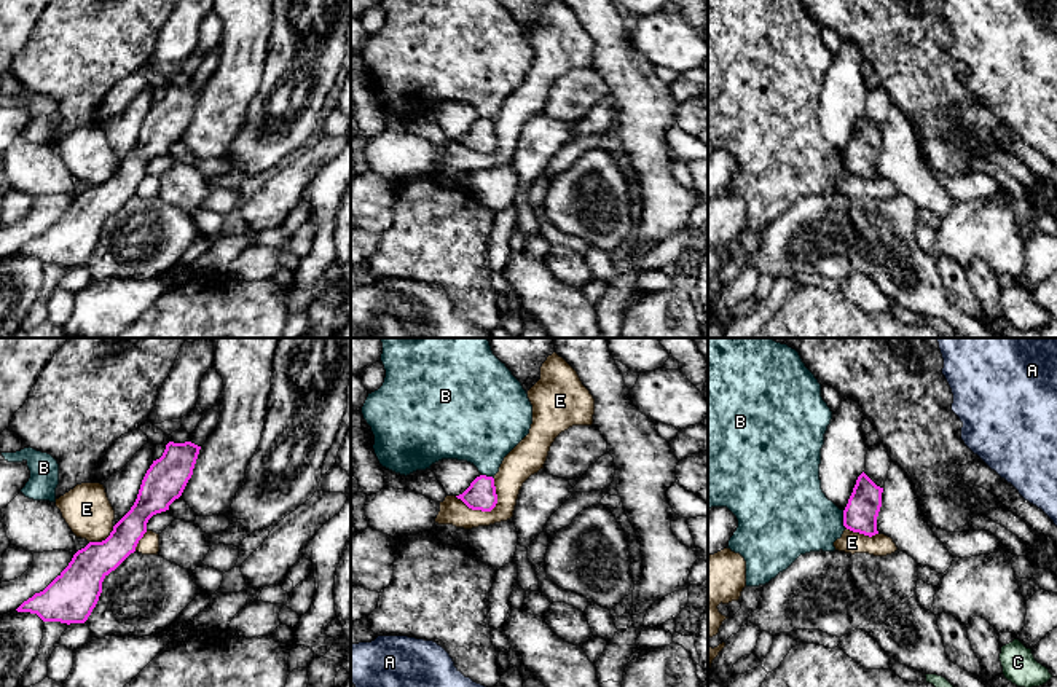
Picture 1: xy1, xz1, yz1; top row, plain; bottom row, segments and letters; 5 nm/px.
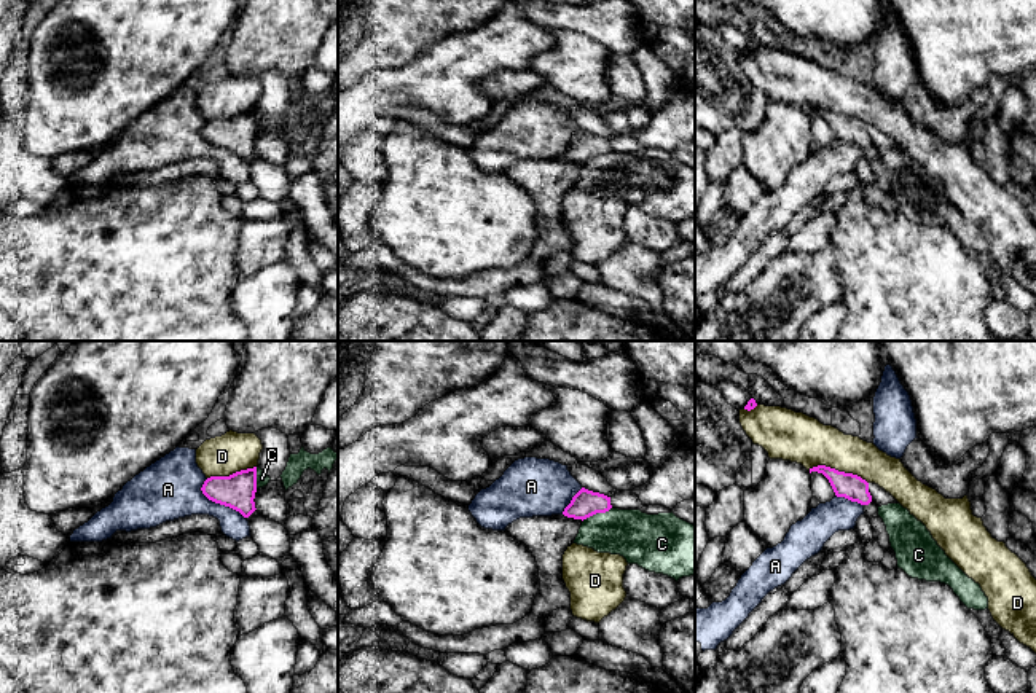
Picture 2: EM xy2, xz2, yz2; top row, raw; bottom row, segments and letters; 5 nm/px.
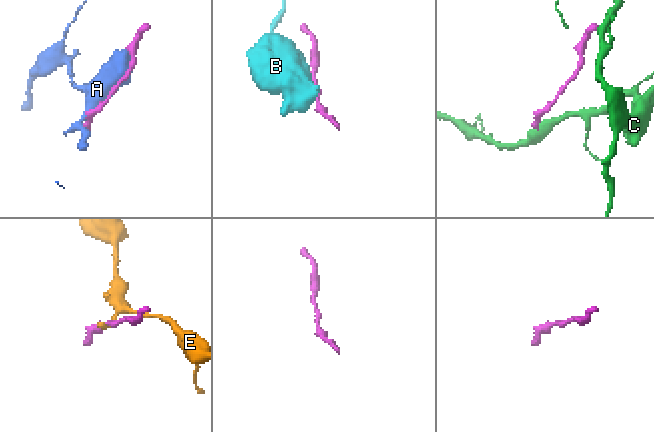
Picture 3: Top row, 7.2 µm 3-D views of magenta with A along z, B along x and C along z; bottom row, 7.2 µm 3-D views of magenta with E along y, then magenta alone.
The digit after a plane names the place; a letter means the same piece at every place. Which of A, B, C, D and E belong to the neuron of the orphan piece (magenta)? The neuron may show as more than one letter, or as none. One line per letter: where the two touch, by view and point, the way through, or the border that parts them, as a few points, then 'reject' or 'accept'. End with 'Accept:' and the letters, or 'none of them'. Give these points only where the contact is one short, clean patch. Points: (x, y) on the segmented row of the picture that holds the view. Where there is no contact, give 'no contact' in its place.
A: contact xy2 (219, 502); border xy2 (203, 481), (201, 491), (209, 499), (235, 508), (244, 518); reject
B: contact yz1 (844, 518); reject
C: contact xz2 (596, 512); border xz2 (611, 507), (582, 520); reject
D: contact yz2 (837, 470); reject
E: contact xz1 (488, 510); border xz1 (495, 478), (496, 504), (490, 510), (472, 510), (455, 496); reject
Accept: none of them

